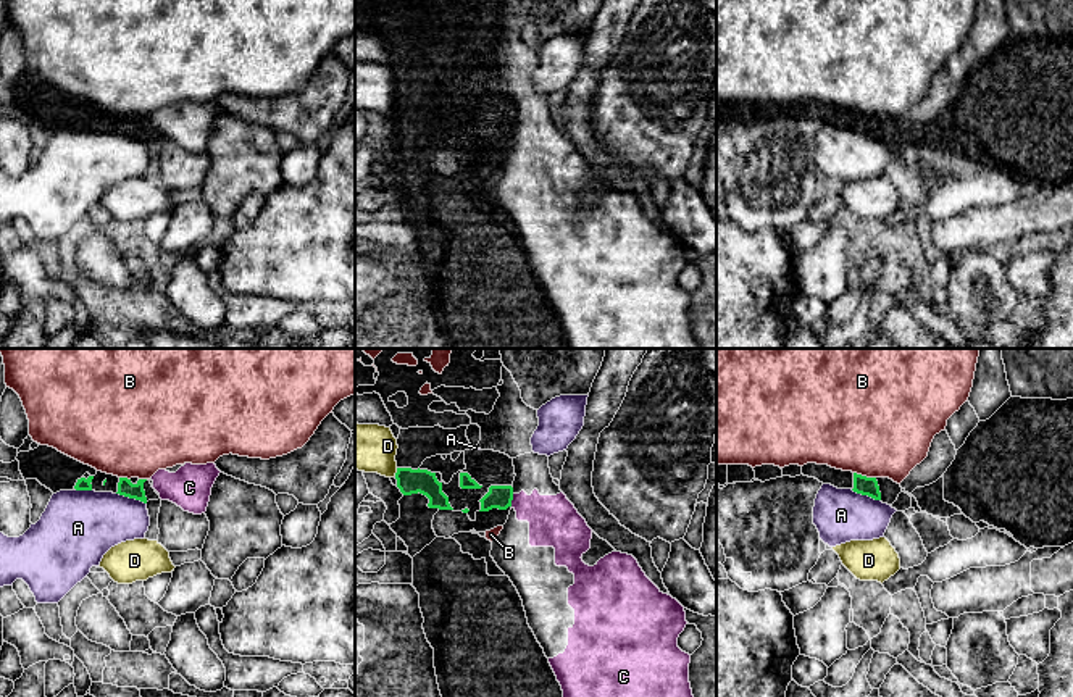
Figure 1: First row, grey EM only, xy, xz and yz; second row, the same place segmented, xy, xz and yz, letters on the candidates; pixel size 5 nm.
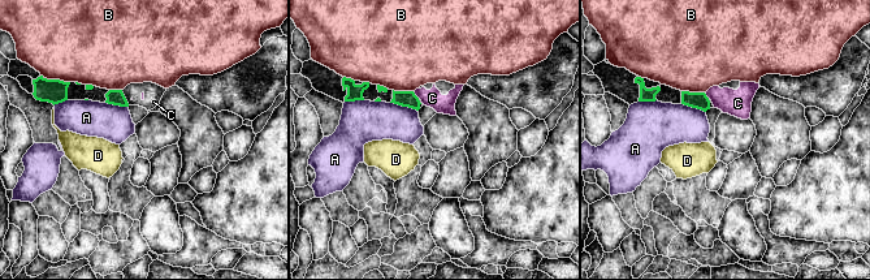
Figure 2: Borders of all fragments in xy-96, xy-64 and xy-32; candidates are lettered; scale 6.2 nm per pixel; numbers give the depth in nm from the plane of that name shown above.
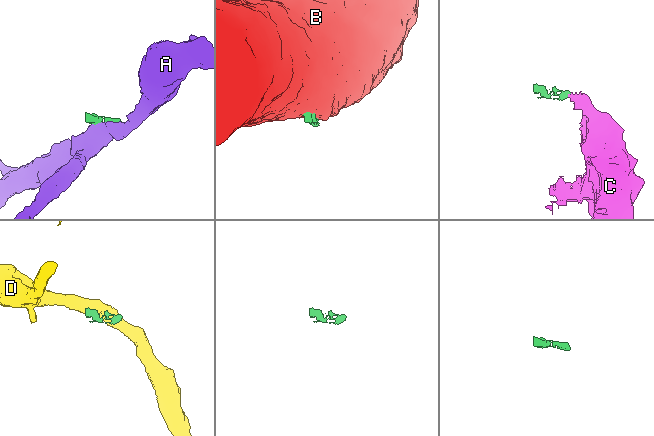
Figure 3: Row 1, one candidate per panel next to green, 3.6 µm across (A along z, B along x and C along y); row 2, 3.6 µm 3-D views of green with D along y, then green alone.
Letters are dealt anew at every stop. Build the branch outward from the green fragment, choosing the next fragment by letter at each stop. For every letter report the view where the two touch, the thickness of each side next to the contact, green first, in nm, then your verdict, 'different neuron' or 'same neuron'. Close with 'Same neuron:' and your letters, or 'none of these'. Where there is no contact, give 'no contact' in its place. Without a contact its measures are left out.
A: contact in xy; calibres 80 and 320 nm; different neuron
B: contact in yz; calibres 100 and 500 nm; different neuron
C: contact in xz; calibres 120 and 260 nm; different neuron
D: contact in xz; calibres 130 and 240 nm; different neuron
Same neuron: none of these

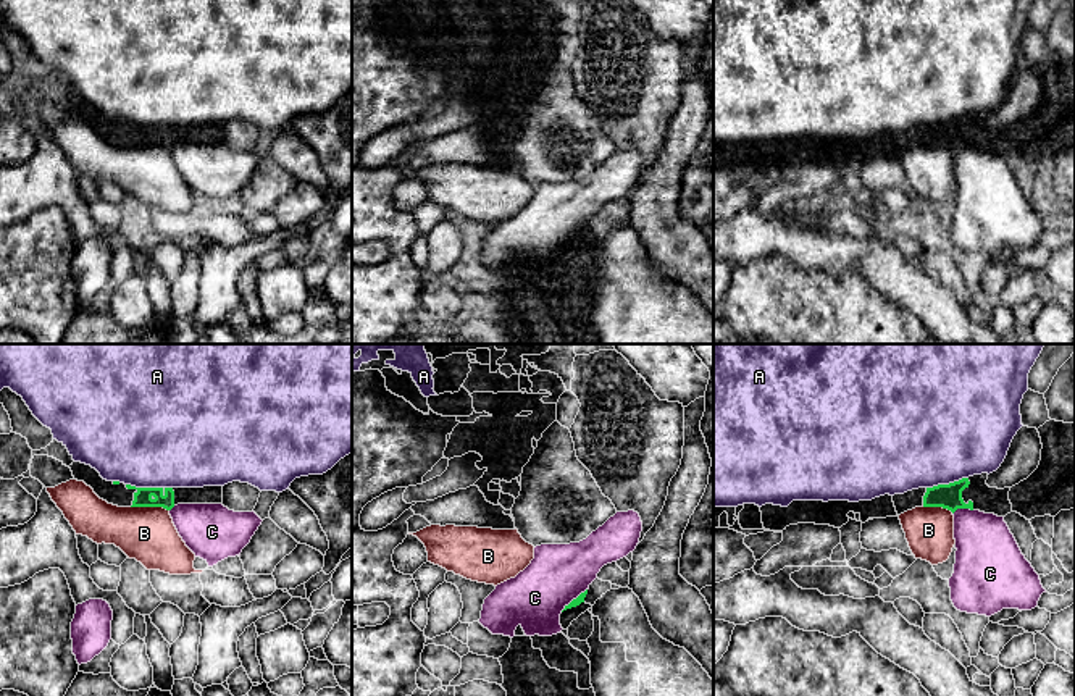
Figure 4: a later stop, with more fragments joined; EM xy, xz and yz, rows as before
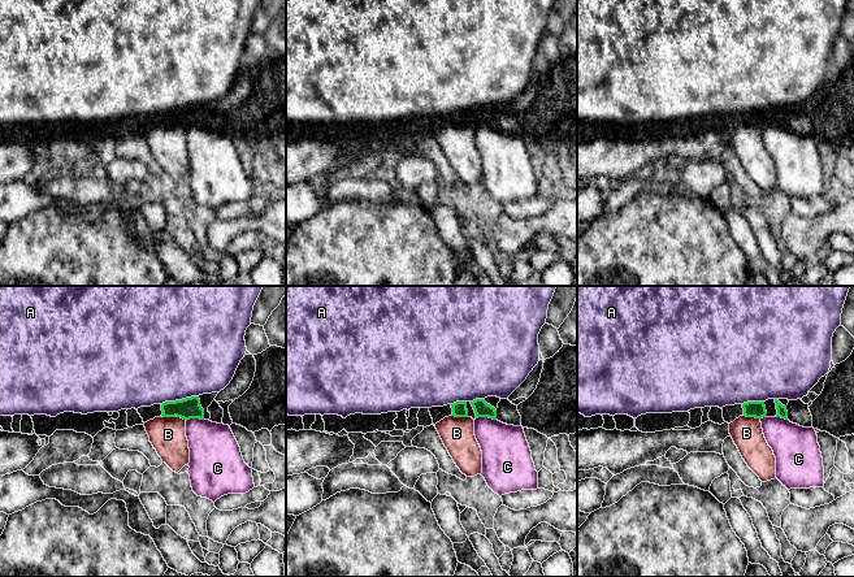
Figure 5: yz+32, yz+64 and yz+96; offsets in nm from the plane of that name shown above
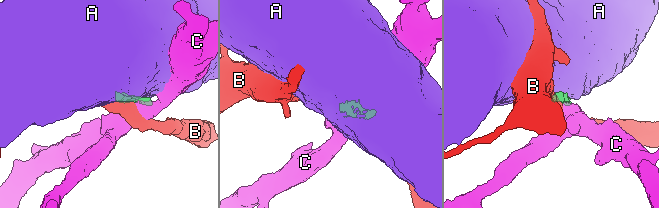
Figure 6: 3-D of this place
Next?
A: contact in yz; calibres 130 and 480 nm; different neuron
B: contact in xy; calibres 90 and 280 nm; different neuron
C: contact in xz; calibres 40 and 300 nm; different neuron
Same neuron: none of these

